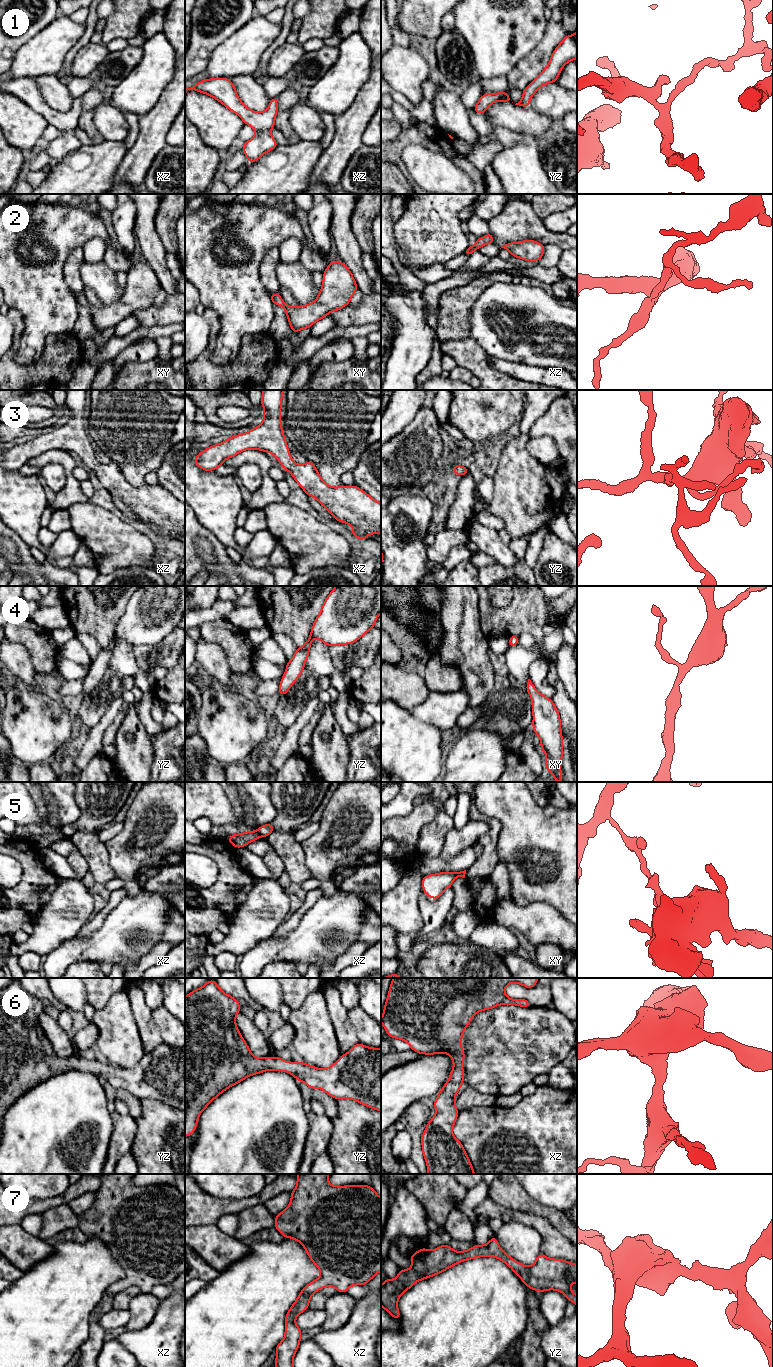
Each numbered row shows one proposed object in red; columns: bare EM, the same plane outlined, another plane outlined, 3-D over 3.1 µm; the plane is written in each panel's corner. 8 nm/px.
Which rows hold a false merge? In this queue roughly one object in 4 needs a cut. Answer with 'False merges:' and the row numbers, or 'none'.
False merges: 5

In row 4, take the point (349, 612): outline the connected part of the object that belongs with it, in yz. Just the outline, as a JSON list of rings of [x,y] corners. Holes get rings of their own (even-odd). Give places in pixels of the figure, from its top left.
[[[336,586],[325,599],[307,642],[288,661],[279,696],[286,695],[302,674],[313,638],[329,647],[352,644],[374,628],[380,613],[381,586]]]

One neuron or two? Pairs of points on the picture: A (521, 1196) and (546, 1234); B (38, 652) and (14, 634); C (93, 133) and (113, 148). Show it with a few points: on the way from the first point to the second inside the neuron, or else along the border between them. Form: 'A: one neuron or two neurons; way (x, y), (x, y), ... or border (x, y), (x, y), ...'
A: two neurons; border (509, 1208), (538, 1214), (544, 1217), (552, 1226)
B: one neuron; way (32, 646), (20, 634)
C: two neurons; border (104, 139), (99, 143), (93, 144)

